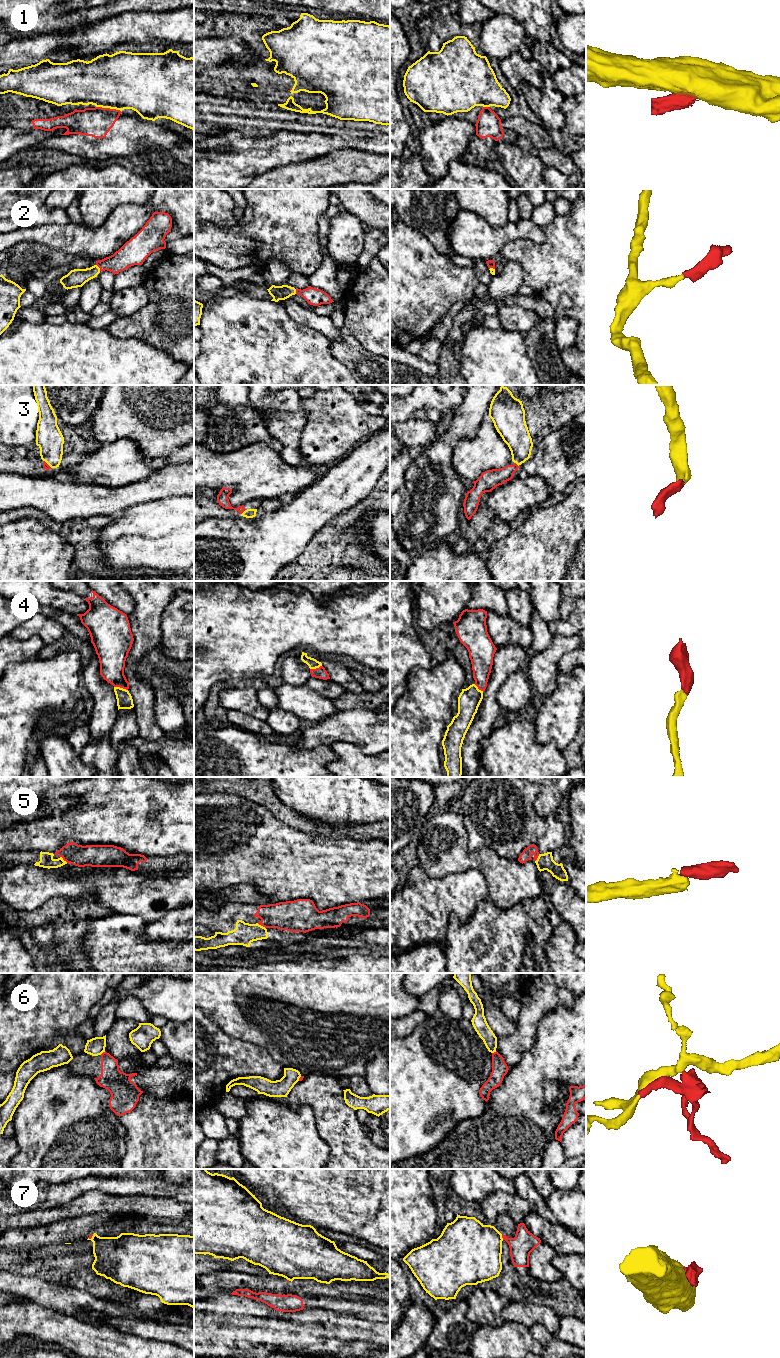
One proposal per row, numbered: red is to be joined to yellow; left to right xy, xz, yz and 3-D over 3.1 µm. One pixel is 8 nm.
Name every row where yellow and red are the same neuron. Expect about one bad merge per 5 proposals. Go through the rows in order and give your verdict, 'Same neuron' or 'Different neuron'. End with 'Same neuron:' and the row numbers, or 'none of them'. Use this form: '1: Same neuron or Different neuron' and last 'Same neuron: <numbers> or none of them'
1: Different neuron
2: Same neuron
3: Same neuron
4: Same neuron
5: Same neuron
6: Different neuron
7: Different neuron
Same neuron: 2, 3, 4, 5

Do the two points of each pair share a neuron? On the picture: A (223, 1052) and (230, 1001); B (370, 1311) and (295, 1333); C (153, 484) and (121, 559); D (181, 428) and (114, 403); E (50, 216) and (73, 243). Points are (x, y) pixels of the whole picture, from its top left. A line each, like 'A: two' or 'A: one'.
A: two
B: two
C: two
D: one
E: two

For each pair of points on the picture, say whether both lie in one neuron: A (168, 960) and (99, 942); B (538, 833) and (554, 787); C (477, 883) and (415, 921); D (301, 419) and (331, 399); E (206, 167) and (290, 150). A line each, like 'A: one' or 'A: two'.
A: one
B: two
C: one
D: two
E: one

